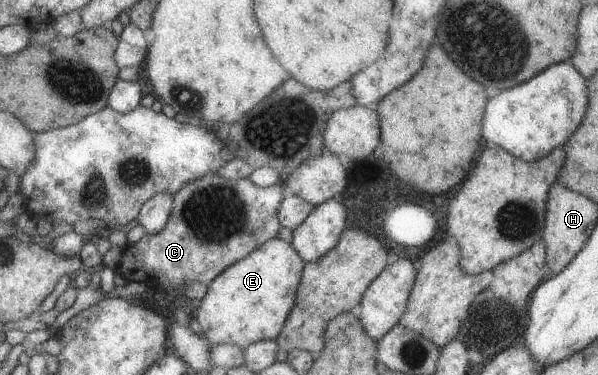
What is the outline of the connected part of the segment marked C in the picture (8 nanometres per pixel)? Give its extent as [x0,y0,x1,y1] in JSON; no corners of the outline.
[115,172,286,297]

